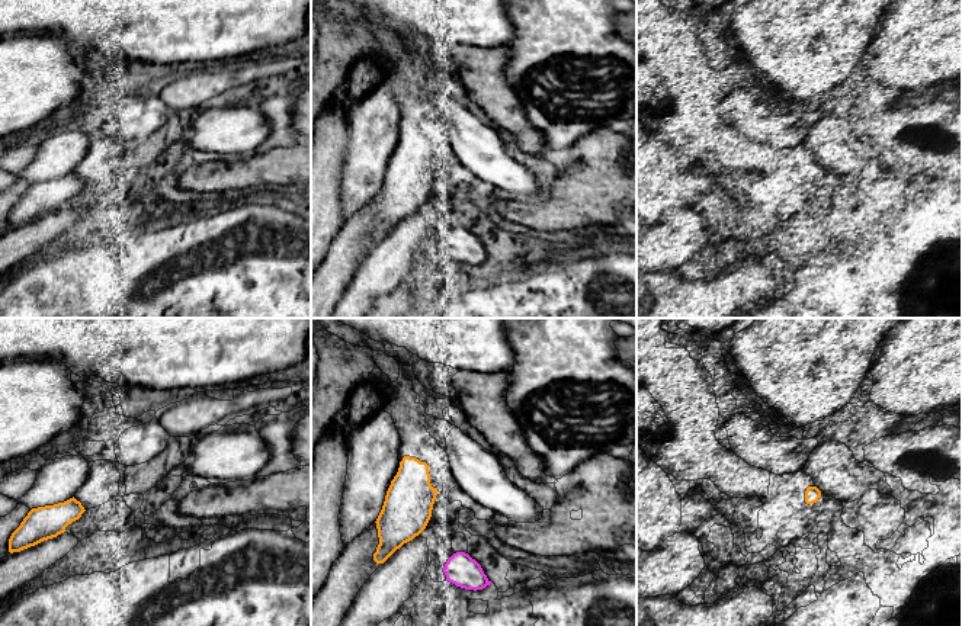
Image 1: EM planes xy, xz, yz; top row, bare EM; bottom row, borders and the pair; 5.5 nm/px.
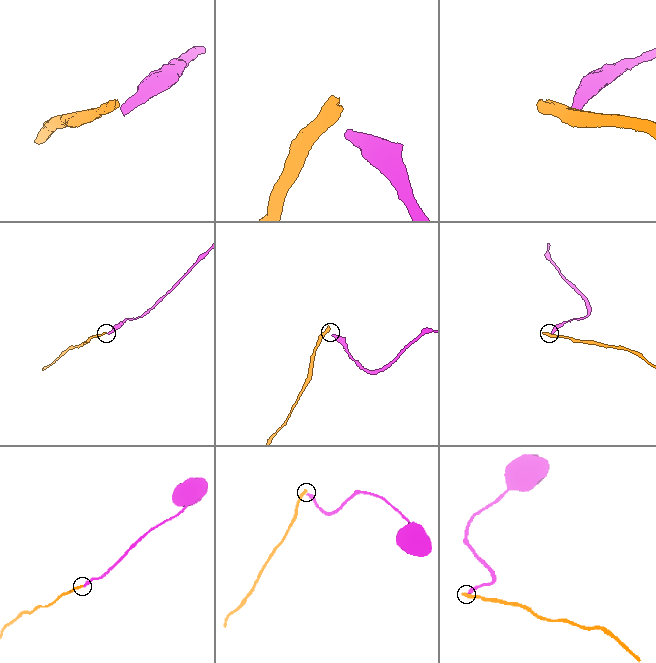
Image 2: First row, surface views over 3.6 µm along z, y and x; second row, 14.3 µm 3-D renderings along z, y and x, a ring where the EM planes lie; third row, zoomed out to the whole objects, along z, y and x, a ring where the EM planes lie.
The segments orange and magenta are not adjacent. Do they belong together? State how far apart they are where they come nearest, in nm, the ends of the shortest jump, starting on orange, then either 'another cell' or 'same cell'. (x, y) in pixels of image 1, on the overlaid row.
220 nm | xz (425, 527), (452, 555) | another cell

